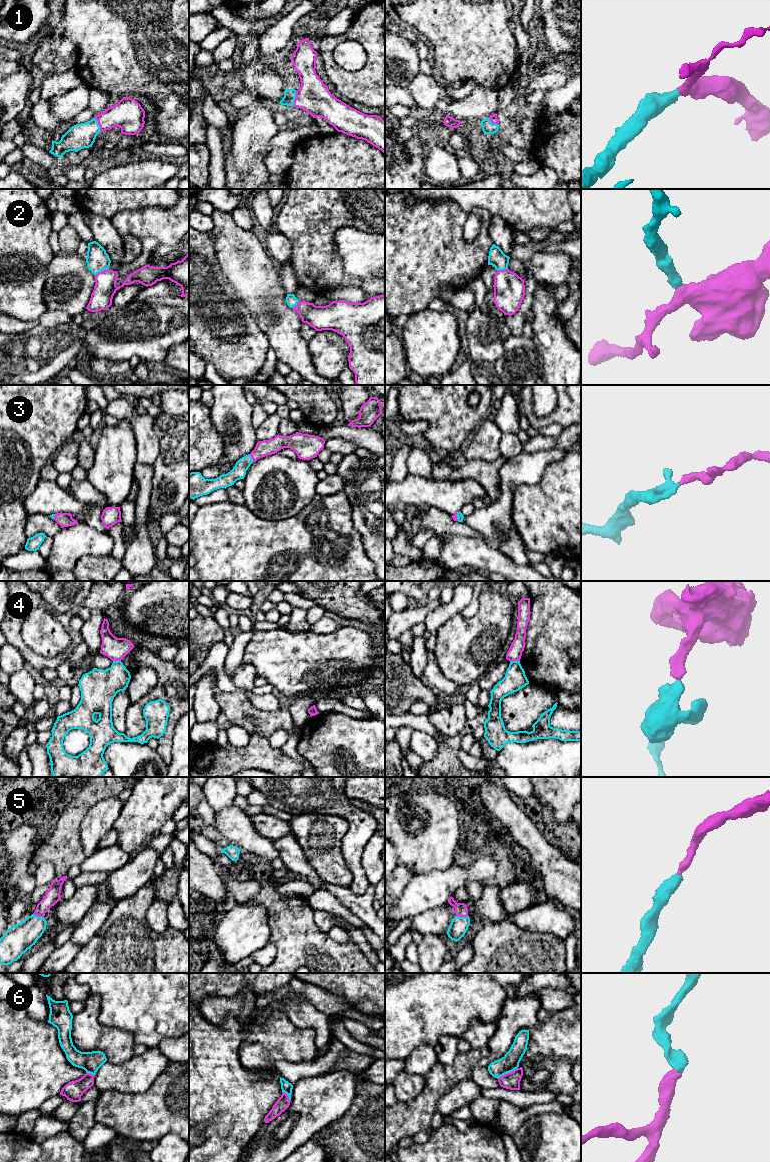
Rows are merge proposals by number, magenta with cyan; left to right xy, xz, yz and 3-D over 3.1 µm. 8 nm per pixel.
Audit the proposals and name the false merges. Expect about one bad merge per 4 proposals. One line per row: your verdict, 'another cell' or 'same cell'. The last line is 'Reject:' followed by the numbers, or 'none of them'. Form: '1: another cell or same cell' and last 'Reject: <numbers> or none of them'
1: same cell
2: same cell
3: same cell
4: another cell
5: same cell
6: same cell
Reject: 4

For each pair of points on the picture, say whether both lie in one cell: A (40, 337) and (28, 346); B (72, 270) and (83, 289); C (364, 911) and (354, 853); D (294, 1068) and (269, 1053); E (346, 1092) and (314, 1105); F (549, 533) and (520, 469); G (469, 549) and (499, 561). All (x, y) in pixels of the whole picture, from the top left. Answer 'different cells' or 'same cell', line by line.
A: same cell
B: same cell
C: different cells
D: different cells
E: same cell
F: different cells
G: same cell

